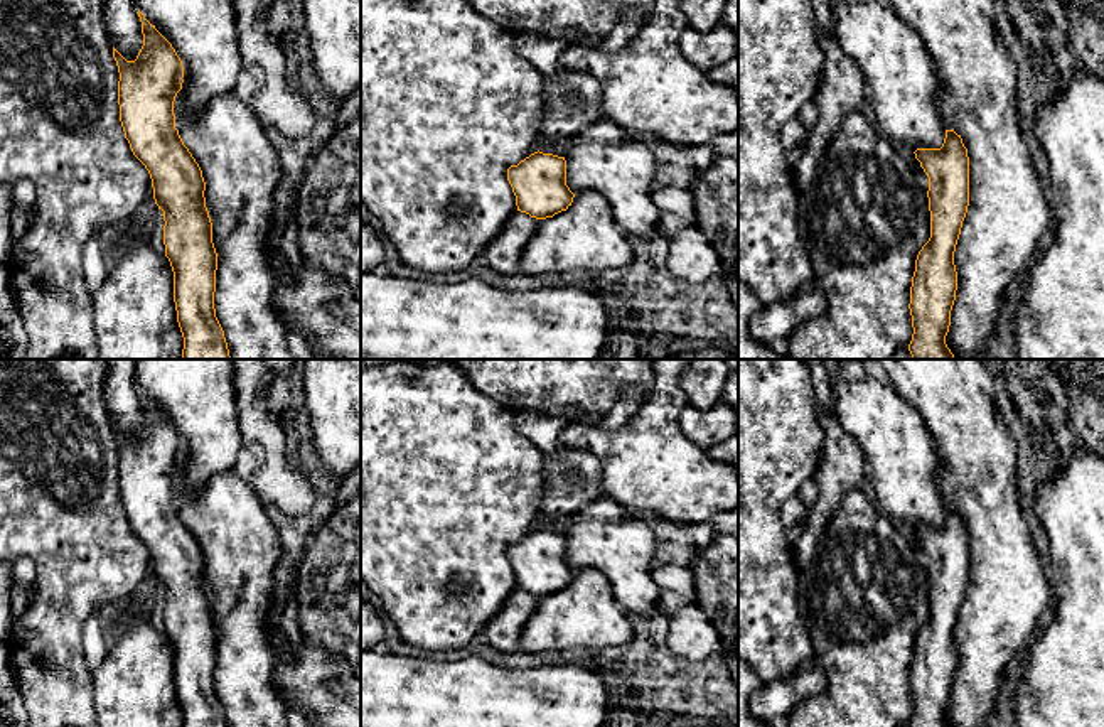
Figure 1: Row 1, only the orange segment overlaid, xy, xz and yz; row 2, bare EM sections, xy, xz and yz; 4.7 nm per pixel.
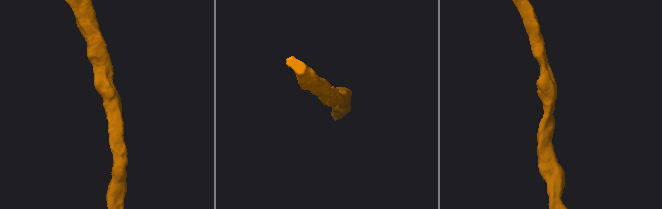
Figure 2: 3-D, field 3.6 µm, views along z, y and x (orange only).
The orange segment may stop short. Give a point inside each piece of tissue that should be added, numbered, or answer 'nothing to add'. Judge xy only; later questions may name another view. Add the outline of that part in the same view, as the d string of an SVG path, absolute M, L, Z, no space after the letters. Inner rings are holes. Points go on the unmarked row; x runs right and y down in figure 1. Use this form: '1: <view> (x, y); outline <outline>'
1: xy (241, 547); outline M187 457L174 479L175 506L202 548L206 585L217 631L214 687L228 727L288 727L287 705L273 683L270 614L275 599L273 570L281 540L266 504L251 482L233 469L207 479L199 489L187 486Z

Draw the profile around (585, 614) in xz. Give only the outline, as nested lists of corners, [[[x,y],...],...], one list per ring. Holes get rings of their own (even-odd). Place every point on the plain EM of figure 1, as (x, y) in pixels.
[[[593,568],[575,572],[566,589],[553,595],[536,597],[516,589],[499,612],[485,624],[482,634],[496,649],[507,654],[539,654],[565,649],[608,649],[634,639],[634,626],[629,614],[614,595],[608,579]]]

